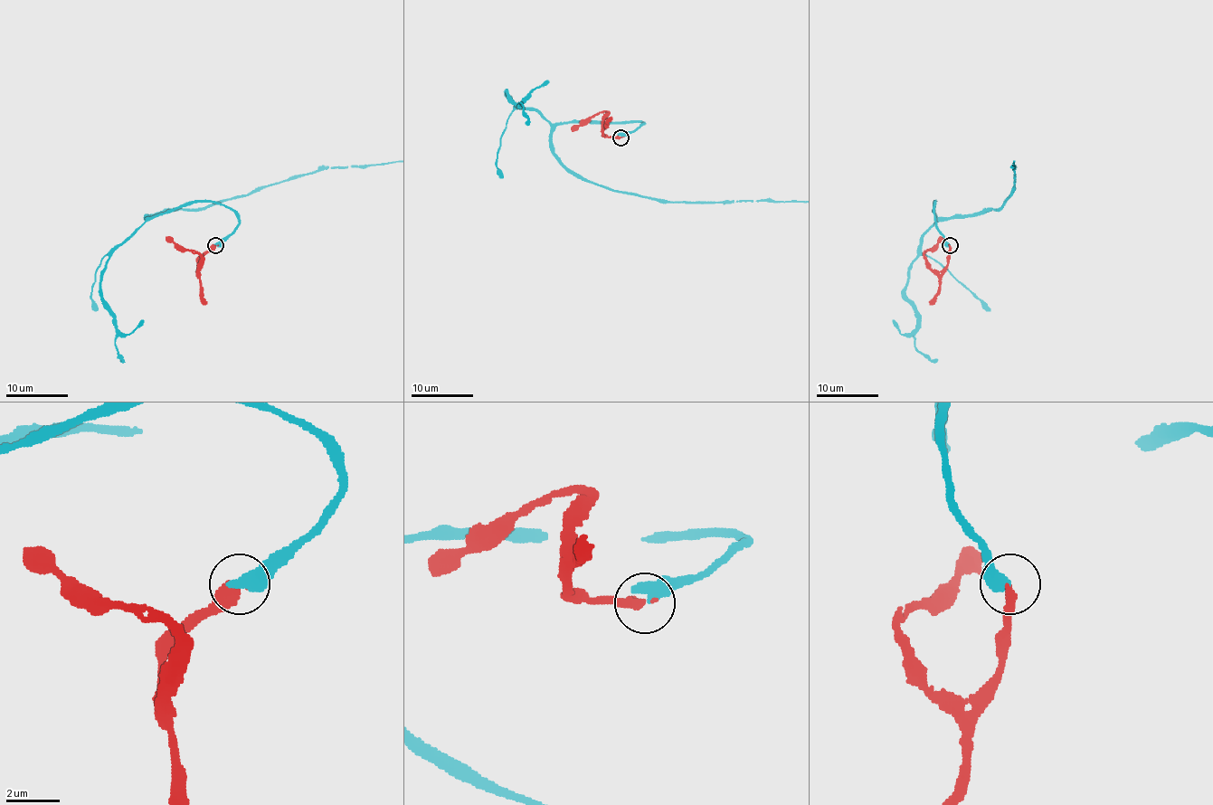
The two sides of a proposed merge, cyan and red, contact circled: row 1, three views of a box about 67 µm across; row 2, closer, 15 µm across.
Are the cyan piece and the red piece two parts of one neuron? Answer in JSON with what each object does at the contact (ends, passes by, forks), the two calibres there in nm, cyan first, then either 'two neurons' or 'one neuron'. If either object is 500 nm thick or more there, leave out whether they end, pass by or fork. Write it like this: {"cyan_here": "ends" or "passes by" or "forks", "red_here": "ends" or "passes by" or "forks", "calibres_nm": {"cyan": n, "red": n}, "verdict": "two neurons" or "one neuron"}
{"calibres_nm": {"cyan": 550, "red": 360}, "verdict": "one neuron"}

